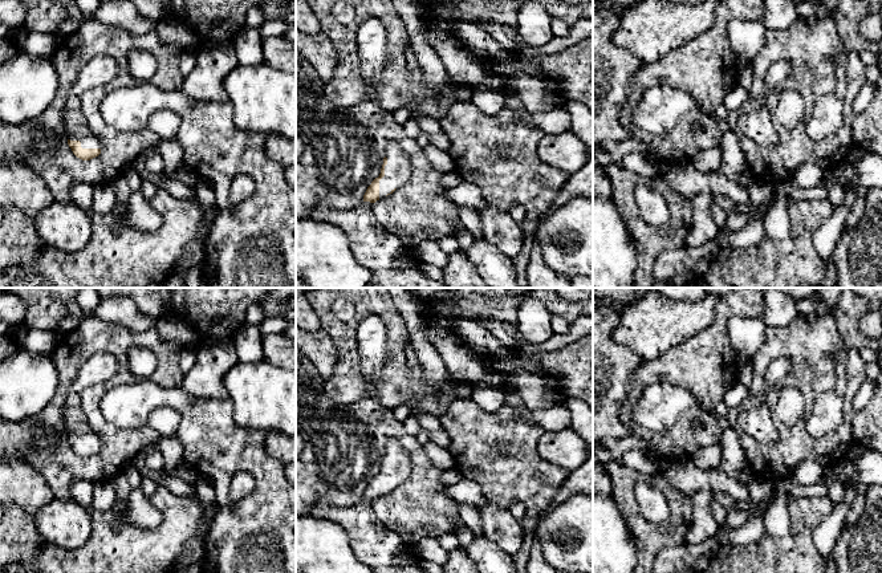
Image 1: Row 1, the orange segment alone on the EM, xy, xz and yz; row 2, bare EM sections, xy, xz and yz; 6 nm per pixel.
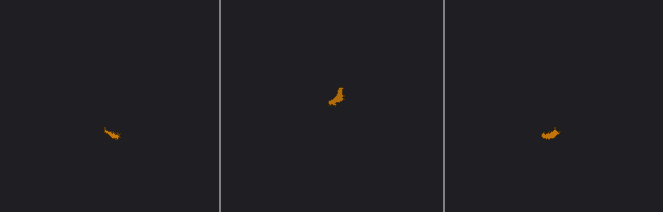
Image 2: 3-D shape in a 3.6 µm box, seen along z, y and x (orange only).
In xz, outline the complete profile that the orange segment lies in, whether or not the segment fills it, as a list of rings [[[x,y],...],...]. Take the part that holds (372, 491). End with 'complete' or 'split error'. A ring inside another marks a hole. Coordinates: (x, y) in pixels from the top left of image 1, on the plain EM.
[[[390,439],[386,454],[383,455],[381,471],[367,484],[362,501],[349,508],[338,508],[329,503],[318,501],[308,513],[338,524],[346,532],[355,557],[366,564],[371,569],[371,573],[424,573],[418,566],[416,554],[411,552],[410,546],[405,544],[401,536],[375,516],[371,507],[373,500],[406,481],[410,478],[412,468],[414,463],[410,452],[405,451],[397,439]]] | split error

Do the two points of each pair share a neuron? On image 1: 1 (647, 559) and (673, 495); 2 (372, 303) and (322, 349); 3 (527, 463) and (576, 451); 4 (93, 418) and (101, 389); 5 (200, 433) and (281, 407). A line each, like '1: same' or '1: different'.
1: same
2: different
3: different
4: same
5: different

